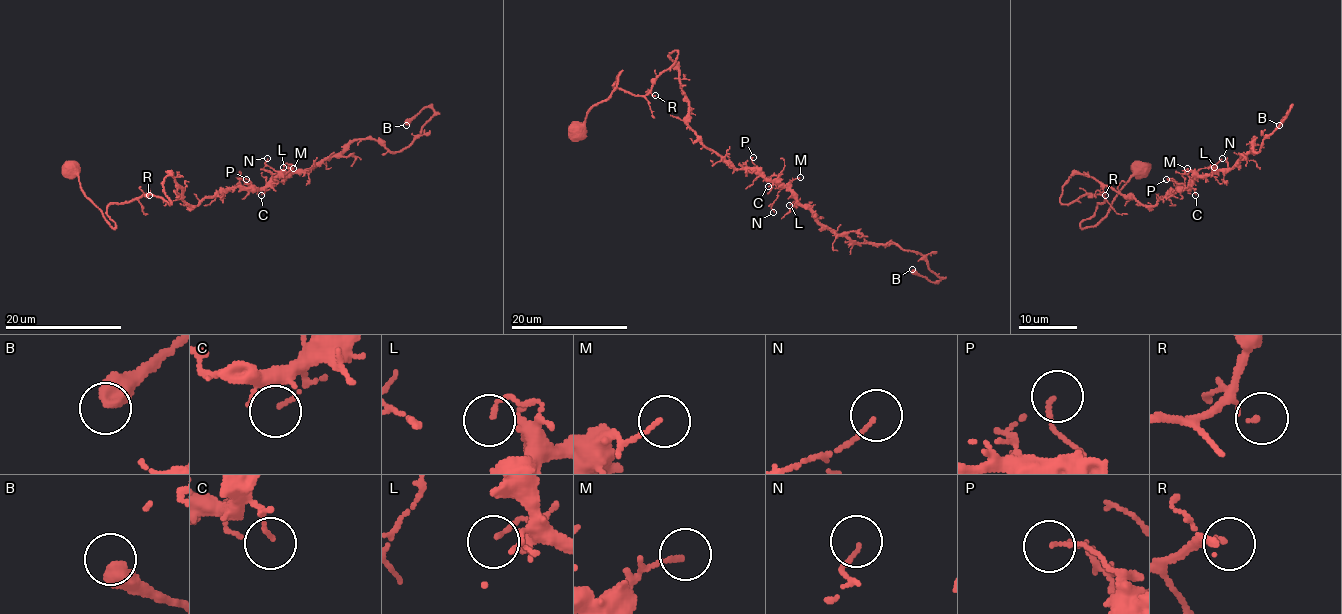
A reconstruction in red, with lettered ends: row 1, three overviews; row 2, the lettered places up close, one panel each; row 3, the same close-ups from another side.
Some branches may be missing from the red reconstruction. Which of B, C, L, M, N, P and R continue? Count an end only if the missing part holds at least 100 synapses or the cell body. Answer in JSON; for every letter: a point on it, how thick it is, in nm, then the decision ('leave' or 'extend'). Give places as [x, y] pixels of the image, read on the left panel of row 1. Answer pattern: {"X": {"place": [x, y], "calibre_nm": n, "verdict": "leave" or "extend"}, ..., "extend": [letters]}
{"B": {"place": [406, 125], "calibre_nm": 500, "verdict": "leave"}, "C": {"place": [261, 195], "calibre_nm": 80, "verdict": "leave"}, "L": {"place": [283, 167], "calibre_nm": 100, "verdict": "leave"}, "M": {"place": [293, 168], "calibre_nm": 100, "verdict": "leave"}, "N": {"place": [267, 158], "calibre_nm": 90, "verdict": "leave"}, "P": {"place": [246, 179], "calibre_nm": 100, "verdict": "leave"}, "R": {"place": [149, 195], "calibre_nm": 100, "verdict": "leave"}, "extend": []}

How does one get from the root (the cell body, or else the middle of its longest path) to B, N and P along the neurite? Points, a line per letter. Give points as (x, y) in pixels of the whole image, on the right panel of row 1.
B: (1138, 167), (1095, 225), (1100, 195), (1060, 200), (1086, 174), (1154, 205), (1257, 152), (1279, 125)
N: (1138, 167), (1095, 225), (1080, 227), (1100, 195), (1060, 200), (1071, 176), (1086, 174), (1154, 205), (1222, 158)
P: (1138, 167), (1095, 225), (1080, 227), (1100, 195), (1060, 200), (1086, 174), (1154, 205), (1178, 187), (1166, 179)

